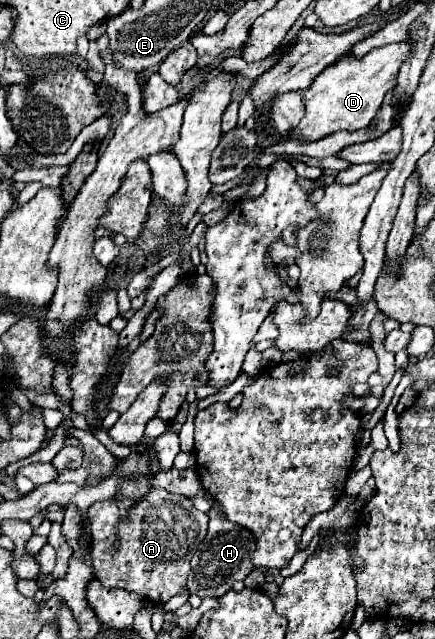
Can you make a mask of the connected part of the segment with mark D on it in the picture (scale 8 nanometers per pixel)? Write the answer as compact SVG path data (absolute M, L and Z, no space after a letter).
M402 41L402 43L392 43L392 45L372 49L362 59L356 59L352 53L344 55L332 67L326 67L312 81L312 85L304 89L302 93L304 117L292 129L290 137L304 143L312 143L336 131L366 129L374 119L376 111L380 109L384 95L392 87L396 87L398 69L408 59L408 55L410 55L410 43Z

